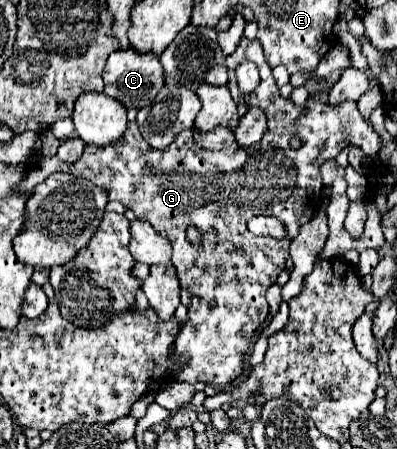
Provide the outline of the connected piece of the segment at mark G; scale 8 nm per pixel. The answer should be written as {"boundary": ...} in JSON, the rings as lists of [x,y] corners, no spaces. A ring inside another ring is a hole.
{"boundary":[[[241,36],[237,50],[227,56],[227,68],[229,68],[229,84],[227,86],[231,90],[231,96],[235,96],[237,104],[241,104],[241,92],[237,92],[237,82],[233,80],[237,60],[245,56],[245,59],[253,60],[259,68],[259,74],[261,74],[259,88],[253,90],[251,94],[243,96],[243,102],[249,108],[257,106],[267,116],[267,126],[269,128],[267,128],[265,136],[261,138],[261,142],[257,146],[251,146],[251,148],[239,148],[237,144],[207,146],[207,134],[203,134],[199,130],[185,130],[185,132],[177,134],[175,142],[169,144],[165,150],[155,150],[143,140],[137,124],[129,122],[127,132],[117,142],[113,142],[109,146],[87,146],[83,156],[73,164],[61,162],[57,158],[43,158],[41,164],[35,166],[25,176],[25,182],[21,182],[21,186],[17,186],[17,190],[21,190],[21,192],[31,192],[47,176],[51,176],[55,172],[61,172],[61,170],[71,172],[77,178],[89,178],[97,186],[107,188],[109,200],[121,202],[125,208],[133,210],[139,220],[151,222],[151,226],[157,232],[169,236],[169,240],[173,244],[173,266],[177,270],[181,288],[189,290],[191,302],[187,306],[189,322],[177,334],[175,344],[173,344],[173,360],[179,366],[171,368],[167,380],[181,380],[181,382],[189,382],[189,384],[205,382],[205,384],[223,386],[223,384],[235,380],[241,374],[243,354],[247,352],[255,330],[267,318],[267,312],[269,312],[269,304],[265,300],[265,290],[269,288],[269,284],[273,284],[277,280],[279,272],[285,268],[285,258],[289,256],[291,238],[295,238],[299,228],[315,216],[315,212],[321,204],[321,196],[323,196],[323,184],[321,184],[321,176],[319,176],[321,162],[325,162],[329,158],[335,158],[345,148],[345,140],[349,140],[349,136],[345,136],[343,130],[347,134],[355,134],[355,144],[367,156],[377,154],[379,148],[381,148],[379,134],[365,124],[365,120],[359,114],[355,102],[343,102],[343,106],[329,106],[329,102],[311,100],[311,104],[297,106],[293,100],[281,98],[279,86],[275,84],[271,68],[267,66],[262,47],[257,42],[257,40],[247,40],[245,36]],[[293,134],[299,134],[301,140],[303,140],[303,146],[299,150],[293,150],[289,146],[289,140],[293,138]],[[215,176],[221,176],[219,182],[215,180],[215,184],[221,184],[215,190],[221,192],[219,196],[227,196],[227,198],[209,200],[207,204],[201,204],[201,182],[211,182],[213,184]],[[255,214],[269,214],[269,216],[281,218],[289,236],[283,238],[283,240],[275,240],[271,236],[251,234],[247,230],[247,222]],[[187,226],[197,226],[201,230],[201,234],[203,234],[203,246],[201,248],[193,248],[185,240],[185,228]]]}

